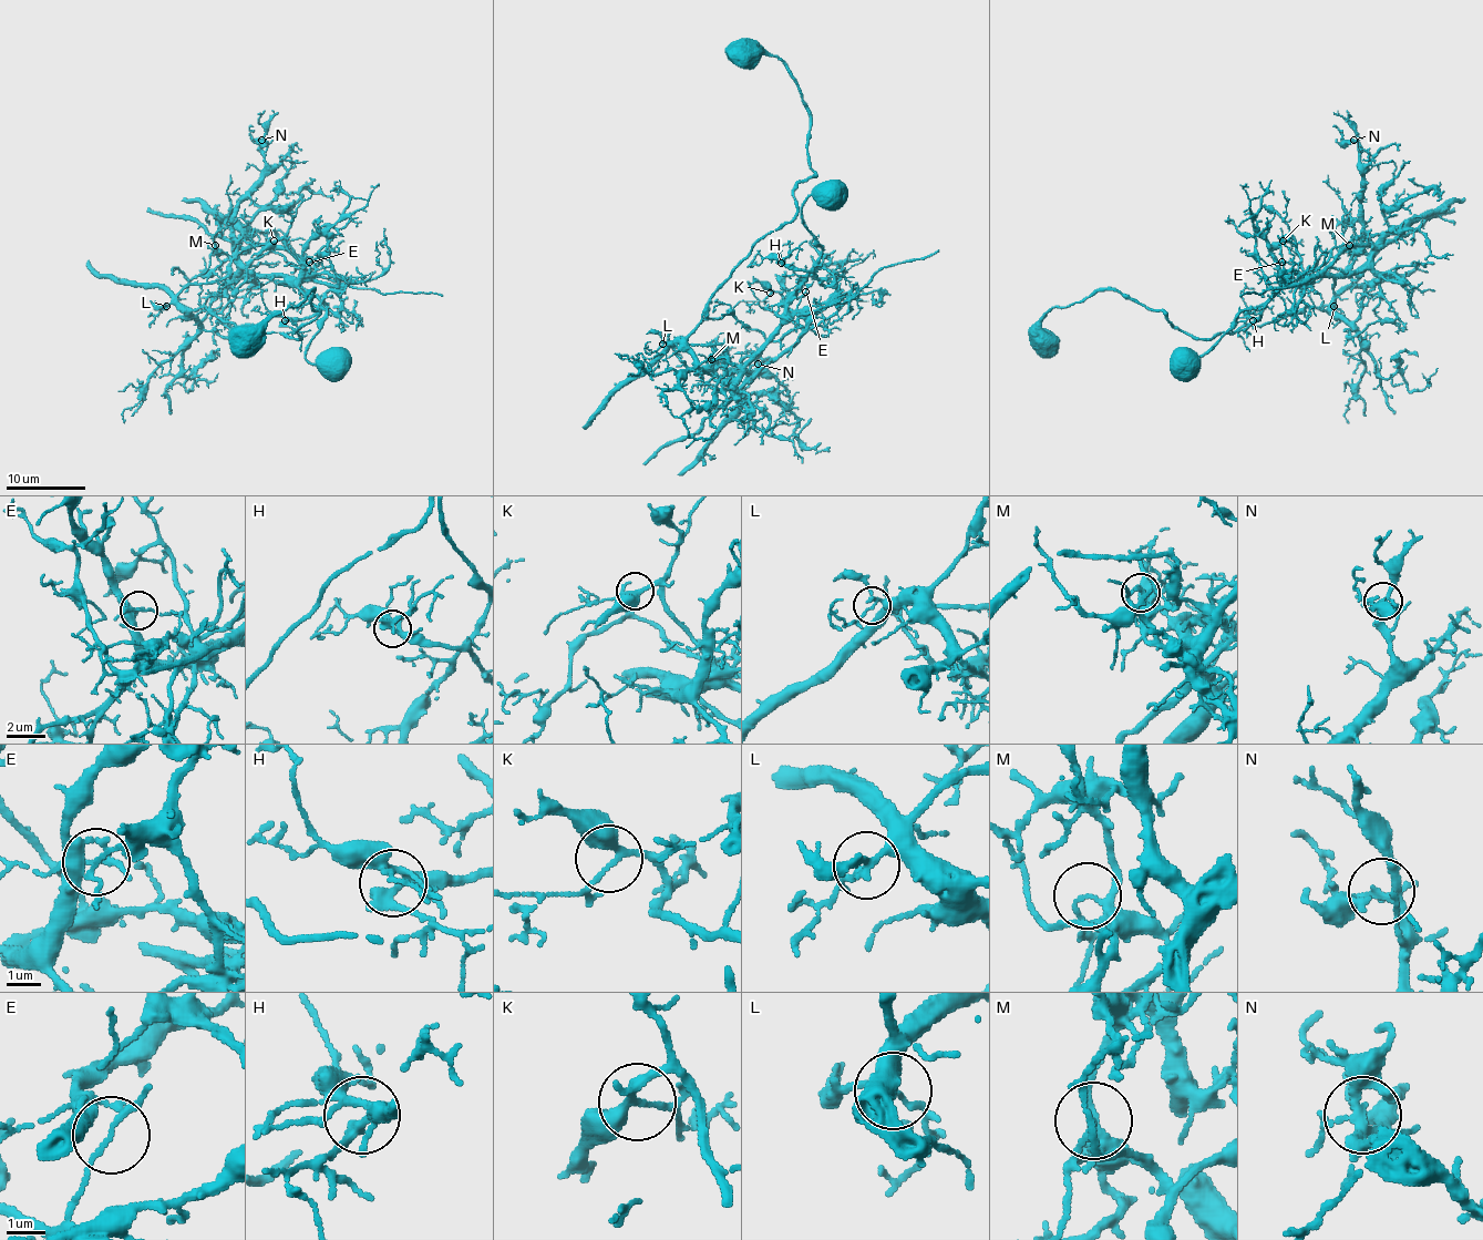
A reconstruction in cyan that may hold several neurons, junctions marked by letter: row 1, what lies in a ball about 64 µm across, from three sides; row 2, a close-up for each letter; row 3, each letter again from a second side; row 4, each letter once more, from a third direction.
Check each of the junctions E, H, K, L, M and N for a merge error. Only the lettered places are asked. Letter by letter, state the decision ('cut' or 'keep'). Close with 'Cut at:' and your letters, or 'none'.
E: cut
H: keep
K: keep
L: keep
M: cut
N: keep
Cut at: E, M

